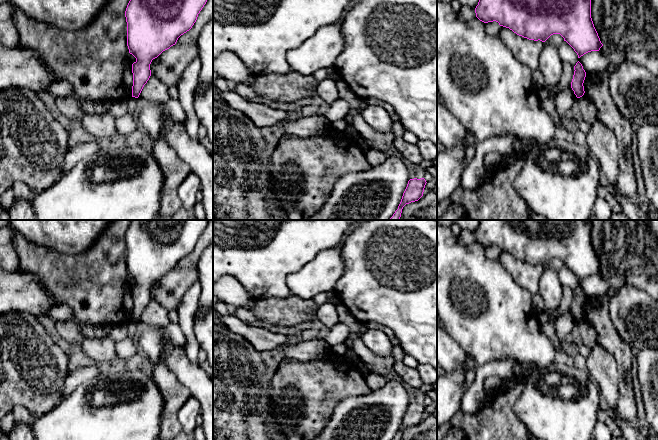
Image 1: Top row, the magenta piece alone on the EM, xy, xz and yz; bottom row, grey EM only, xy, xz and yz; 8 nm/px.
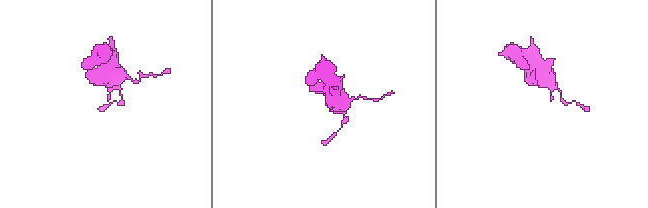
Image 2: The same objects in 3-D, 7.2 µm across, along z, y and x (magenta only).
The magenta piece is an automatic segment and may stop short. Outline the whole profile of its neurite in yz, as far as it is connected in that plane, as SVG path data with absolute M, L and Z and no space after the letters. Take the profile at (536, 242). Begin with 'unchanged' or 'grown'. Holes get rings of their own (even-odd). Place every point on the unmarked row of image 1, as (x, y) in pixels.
unchanged; M479 220L475 237L480 245L496 245L529 264L545 266L551 259L560 258L578 282L603 270L591 242L591 224L585 220Z

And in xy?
unchanged; M130 220L125 235L127 246L127 270L136 285L132 288L132 321L138 322L144 309L151 300L150 288L163 275L175 269L178 262L189 255L197 244L198 238L206 228L209 220Z

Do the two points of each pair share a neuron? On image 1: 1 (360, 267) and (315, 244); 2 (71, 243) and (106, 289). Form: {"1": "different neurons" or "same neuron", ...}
{"1": "different neurons", "2": "different neurons"}

